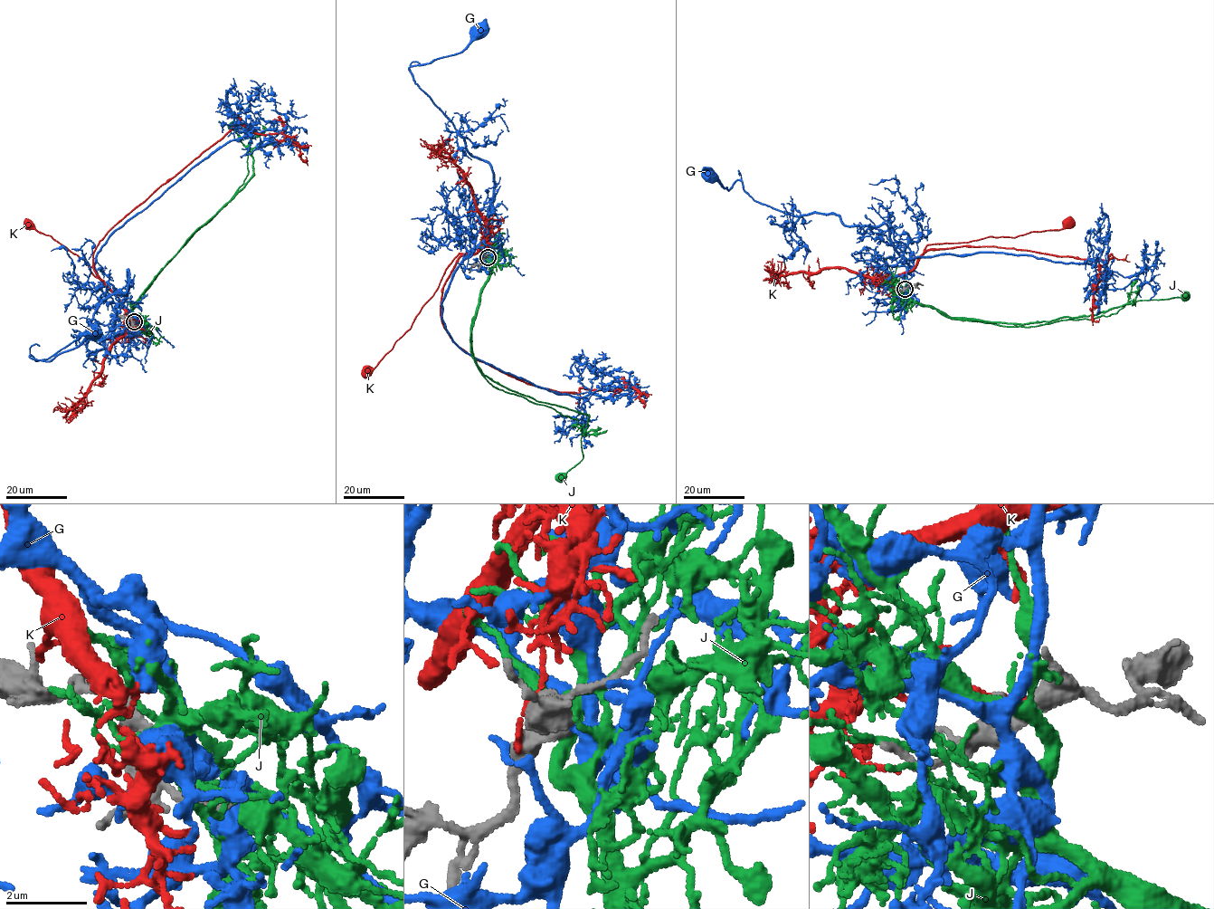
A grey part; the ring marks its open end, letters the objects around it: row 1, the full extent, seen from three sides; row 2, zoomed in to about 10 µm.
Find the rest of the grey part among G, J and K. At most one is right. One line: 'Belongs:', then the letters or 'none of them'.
Belongs: G

